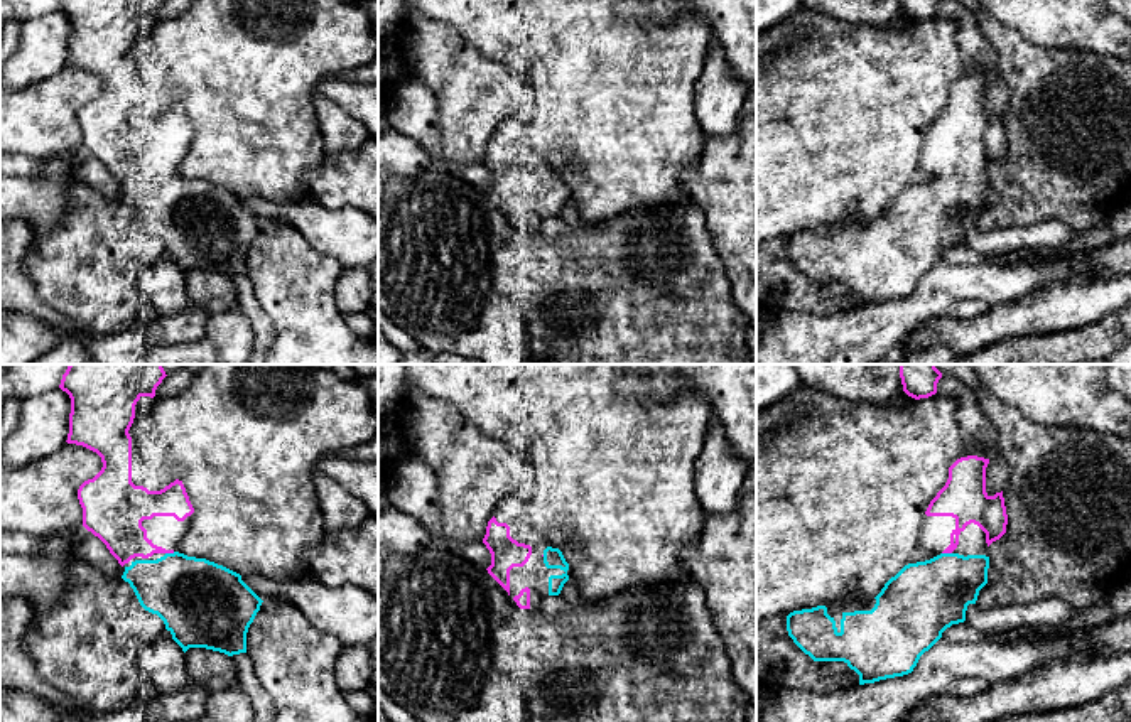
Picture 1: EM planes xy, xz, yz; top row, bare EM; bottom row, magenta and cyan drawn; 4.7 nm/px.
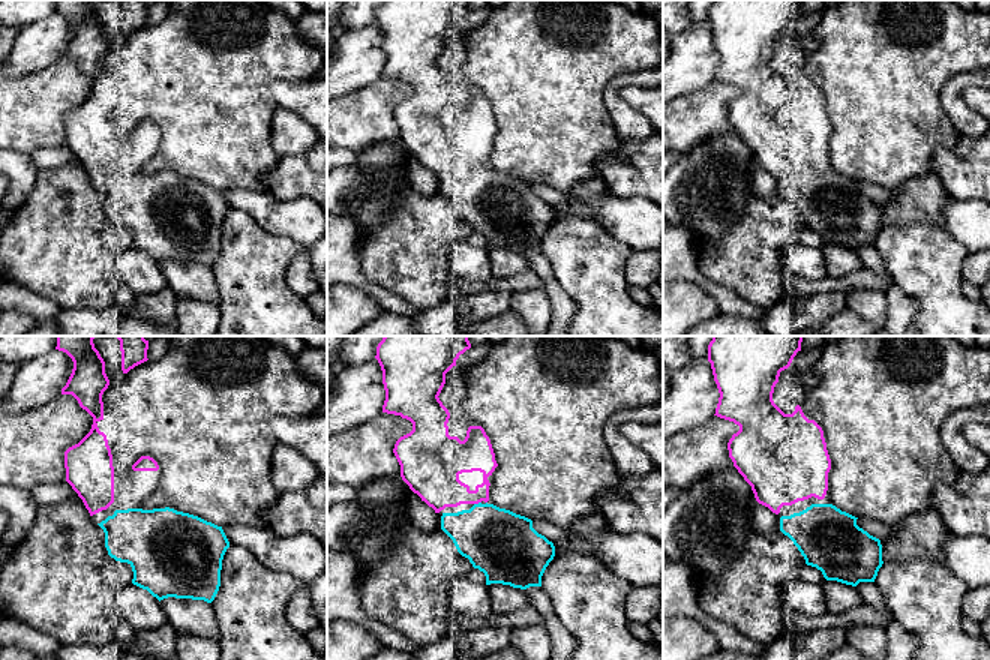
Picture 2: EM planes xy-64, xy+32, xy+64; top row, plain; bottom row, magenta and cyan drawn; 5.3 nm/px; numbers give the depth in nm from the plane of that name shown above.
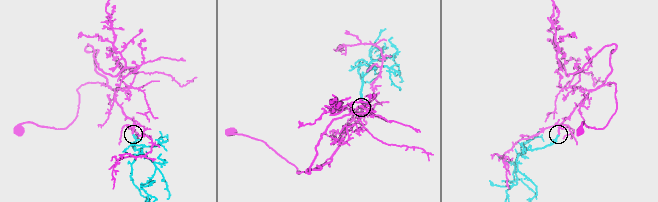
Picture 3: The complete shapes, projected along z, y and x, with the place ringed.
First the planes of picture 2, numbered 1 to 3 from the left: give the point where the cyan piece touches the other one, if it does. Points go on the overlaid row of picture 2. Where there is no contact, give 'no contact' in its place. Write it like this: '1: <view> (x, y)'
1: no contact
2: xy+32 (477, 503)
3: no contact

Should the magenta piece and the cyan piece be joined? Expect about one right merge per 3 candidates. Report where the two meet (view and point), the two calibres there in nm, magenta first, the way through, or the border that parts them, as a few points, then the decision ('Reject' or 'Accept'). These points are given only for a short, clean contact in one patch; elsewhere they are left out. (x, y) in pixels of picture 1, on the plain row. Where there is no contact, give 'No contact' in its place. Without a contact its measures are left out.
Touches magenta at yz (947, 174). Thickness 180 nm (magenta) against 340 nm. Accept

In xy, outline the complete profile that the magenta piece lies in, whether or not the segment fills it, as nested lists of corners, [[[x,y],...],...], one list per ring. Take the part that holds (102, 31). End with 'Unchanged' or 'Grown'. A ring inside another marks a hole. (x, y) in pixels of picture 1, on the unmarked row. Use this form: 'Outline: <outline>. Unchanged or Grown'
Outline: [[[62,0],[59,10],[71,20],[68,66],[83,67],[101,79],[103,89],[78,111],[83,148],[98,159],[125,191],[122,201],[130,206],[140,228],[157,236],[172,261],[186,275],[206,270],[228,278],[246,275],[246,255],[260,233],[262,221],[241,202],[241,197],[209,184],[165,172],[147,160],[143,142],[174,138],[184,143],[194,135],[182,103],[176,101],[160,113],[132,105],[132,59],[128,56],[135,27],[142,19],[155,19],[164,0]]]. Grown

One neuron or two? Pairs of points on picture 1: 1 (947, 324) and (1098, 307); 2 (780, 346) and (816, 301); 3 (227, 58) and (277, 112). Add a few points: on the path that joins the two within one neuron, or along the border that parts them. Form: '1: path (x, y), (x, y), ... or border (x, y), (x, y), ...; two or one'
1: path (984, 328), (1005, 319), (1060, 307); one
2: border (792, 307), (819, 314), (846, 312); two
3: path (240, 71), (264, 98); one

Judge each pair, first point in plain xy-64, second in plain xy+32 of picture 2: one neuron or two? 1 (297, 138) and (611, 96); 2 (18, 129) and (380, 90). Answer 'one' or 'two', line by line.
1: one
2: one

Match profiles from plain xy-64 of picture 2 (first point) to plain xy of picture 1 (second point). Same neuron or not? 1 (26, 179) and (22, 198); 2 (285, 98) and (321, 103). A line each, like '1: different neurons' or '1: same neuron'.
1: different neurons
2: different neurons

